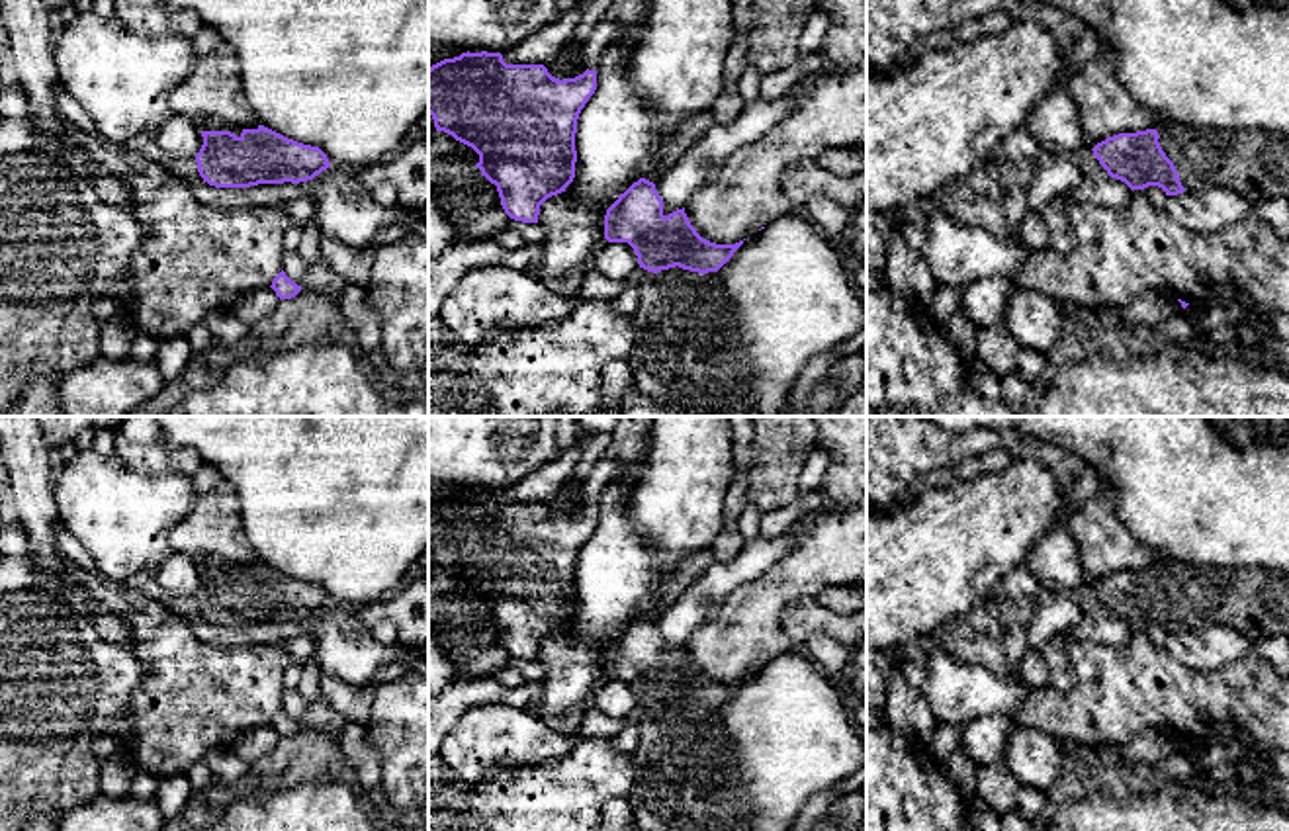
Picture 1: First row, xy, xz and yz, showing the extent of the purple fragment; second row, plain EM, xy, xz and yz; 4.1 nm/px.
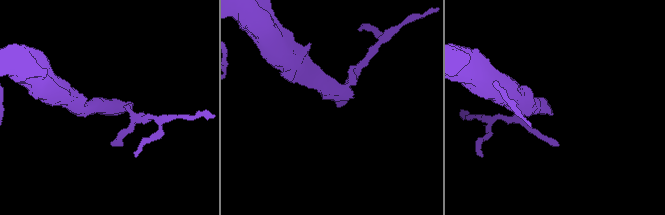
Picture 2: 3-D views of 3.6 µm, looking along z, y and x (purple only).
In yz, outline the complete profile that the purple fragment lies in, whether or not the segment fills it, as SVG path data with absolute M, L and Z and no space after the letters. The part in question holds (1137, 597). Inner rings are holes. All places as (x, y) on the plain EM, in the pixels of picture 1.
M1162 559L1154 567L1119 571L1097 581L1095 596L1111 616L1131 628L1158 624L1166 634L1197 632L1209 624L1224 624L1252 639L1289 635L1289 573L1262 567L1211 567Z

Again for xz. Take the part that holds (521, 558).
M462 491L428 506L428 551L436 569L479 592L475 602L497 624L505 651L538 661L540 643L575 616L577 557L597 528L597 508L554 516L544 503L507 503L501 491Z

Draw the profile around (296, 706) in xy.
M295 688L284 692L284 710L297 723L303 722L307 708L309 702Z

